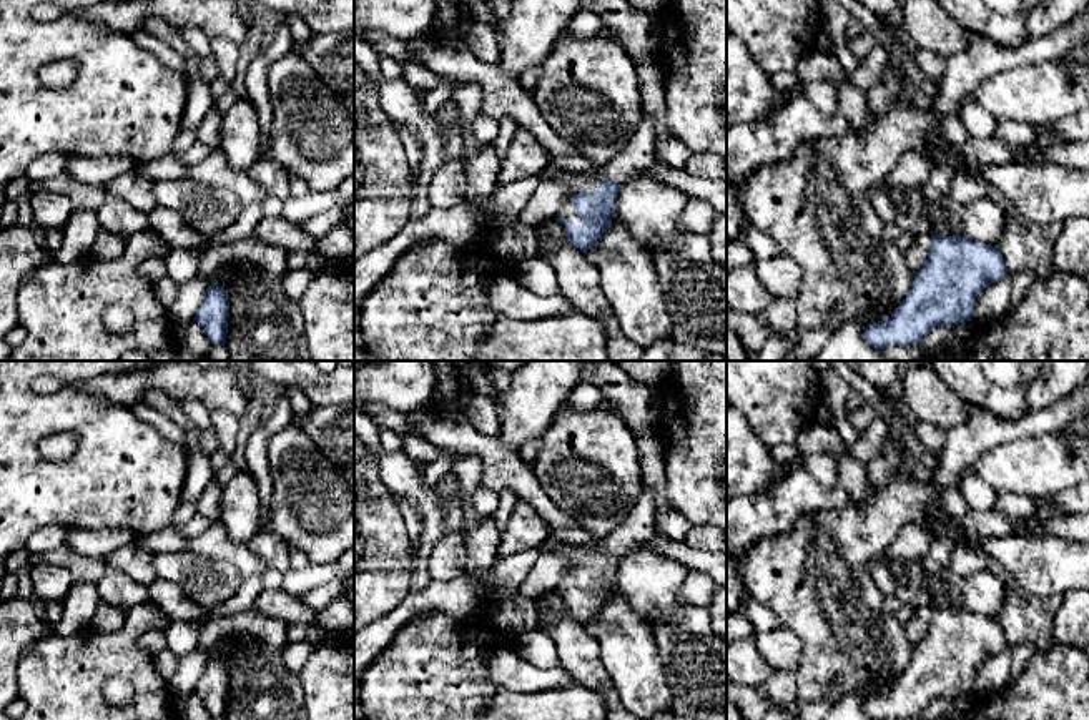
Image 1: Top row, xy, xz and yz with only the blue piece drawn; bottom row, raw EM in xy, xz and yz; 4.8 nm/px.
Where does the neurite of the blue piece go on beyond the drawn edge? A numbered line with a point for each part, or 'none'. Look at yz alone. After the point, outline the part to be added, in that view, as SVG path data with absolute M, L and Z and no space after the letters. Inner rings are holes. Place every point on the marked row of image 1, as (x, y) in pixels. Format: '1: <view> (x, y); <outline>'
1: yz (923, 240); M921 233L914 236L914 244L924 248L926 251L931 249L931 236L929 233Z

